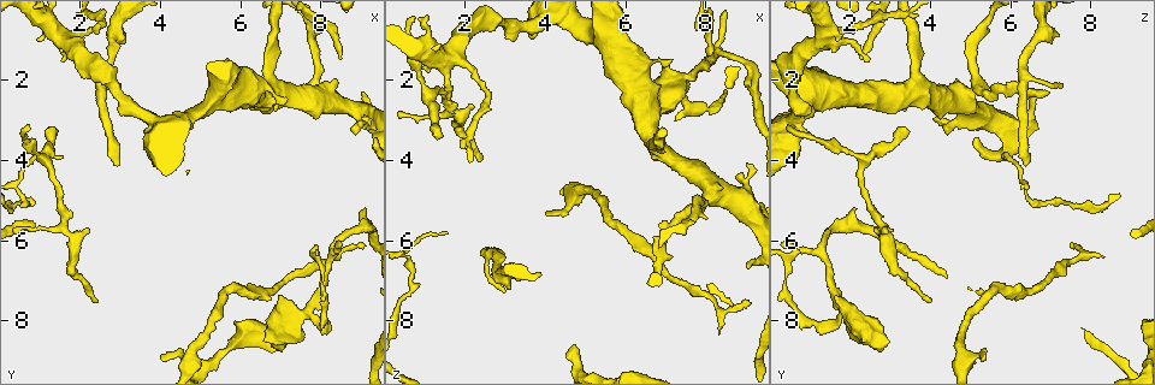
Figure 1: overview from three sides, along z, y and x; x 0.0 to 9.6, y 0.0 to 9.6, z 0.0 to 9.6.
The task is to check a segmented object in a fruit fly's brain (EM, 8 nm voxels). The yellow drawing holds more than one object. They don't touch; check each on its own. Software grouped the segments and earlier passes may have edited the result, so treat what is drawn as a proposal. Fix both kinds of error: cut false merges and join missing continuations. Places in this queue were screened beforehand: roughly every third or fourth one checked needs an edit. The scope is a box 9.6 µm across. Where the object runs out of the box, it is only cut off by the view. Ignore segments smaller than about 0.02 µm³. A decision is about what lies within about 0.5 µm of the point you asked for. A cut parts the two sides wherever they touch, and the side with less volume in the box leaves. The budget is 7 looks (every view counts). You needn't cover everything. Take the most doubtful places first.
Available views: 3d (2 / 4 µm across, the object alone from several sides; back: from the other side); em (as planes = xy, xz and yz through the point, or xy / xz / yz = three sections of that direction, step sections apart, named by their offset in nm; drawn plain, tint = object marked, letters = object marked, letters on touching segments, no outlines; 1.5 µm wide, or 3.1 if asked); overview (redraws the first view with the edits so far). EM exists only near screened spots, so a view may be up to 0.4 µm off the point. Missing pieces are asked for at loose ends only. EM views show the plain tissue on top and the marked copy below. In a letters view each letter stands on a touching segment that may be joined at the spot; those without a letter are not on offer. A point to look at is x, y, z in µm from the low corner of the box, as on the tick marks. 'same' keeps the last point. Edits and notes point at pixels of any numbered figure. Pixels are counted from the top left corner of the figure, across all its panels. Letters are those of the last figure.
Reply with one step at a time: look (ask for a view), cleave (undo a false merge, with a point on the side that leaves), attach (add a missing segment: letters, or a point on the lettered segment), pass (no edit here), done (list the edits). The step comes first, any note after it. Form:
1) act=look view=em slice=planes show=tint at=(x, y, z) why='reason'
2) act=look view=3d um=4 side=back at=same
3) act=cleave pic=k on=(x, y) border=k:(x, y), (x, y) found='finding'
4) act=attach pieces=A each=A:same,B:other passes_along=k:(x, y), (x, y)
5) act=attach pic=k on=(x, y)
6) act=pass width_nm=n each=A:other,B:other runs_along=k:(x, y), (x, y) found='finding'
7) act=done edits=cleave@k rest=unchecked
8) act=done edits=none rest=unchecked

act=look view=em slice=yz step=4 show=letters at=(2.95, 4.15, 6.40) why='free end'

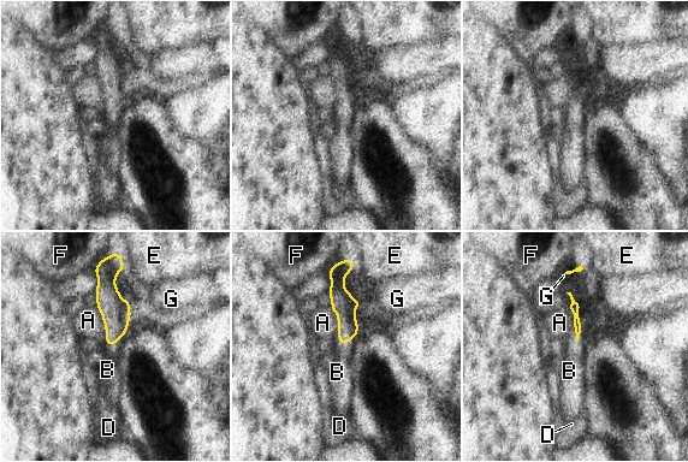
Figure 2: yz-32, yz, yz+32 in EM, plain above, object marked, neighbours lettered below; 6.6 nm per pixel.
act=attach pieces=B each=A:other,B:same,D:other,E:other,F:other,G:other passes_along=2:(344, 306), (343, 343), (337, 372) found='it goes on there'

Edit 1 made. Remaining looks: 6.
act=look view=em slice=xy step=4 show=letters at=(2.45, 7.50, 4.00) why='thin end'

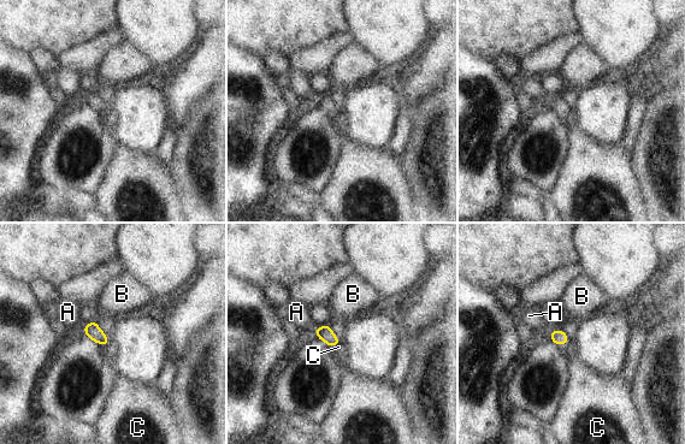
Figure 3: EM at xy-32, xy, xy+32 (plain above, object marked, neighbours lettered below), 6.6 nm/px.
act=attach pieces=C width_nm=100 each=A:other,B:other,C:same found='the cell continues'

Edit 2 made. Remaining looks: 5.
act=look view=overview why='redraw'

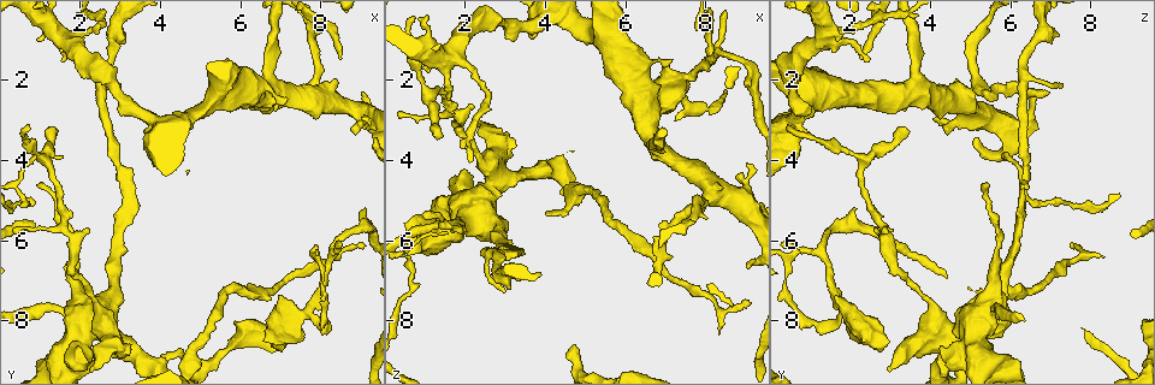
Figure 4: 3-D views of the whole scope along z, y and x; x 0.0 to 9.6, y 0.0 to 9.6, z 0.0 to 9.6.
act=look view=3d um=4 at=(2.20, 0.85, 1.85) why='calibre changes'

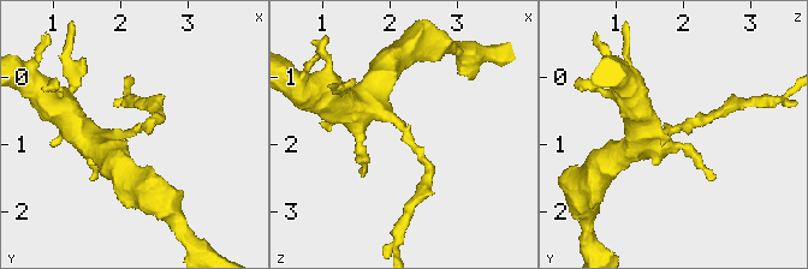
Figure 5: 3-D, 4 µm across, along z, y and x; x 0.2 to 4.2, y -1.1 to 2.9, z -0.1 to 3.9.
act=look view=em slice=planes show=letters at=(2.20, 0.80, 1.90) arm_widths_nm=170,380

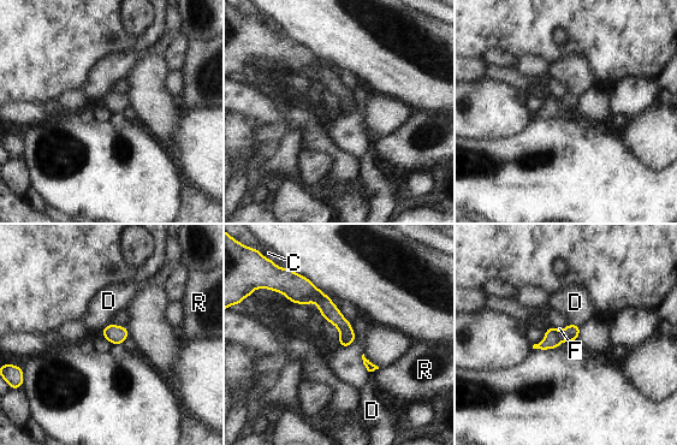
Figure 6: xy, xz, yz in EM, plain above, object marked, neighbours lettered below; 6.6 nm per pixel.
act=pass each=C:other,D:other,F:other,R:other runs_along=6:(294, 284), (312, 292), (351, 338) found='all the same cell'

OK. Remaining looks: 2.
act=done edits=attach@2,attach@3 rest=unchecked

